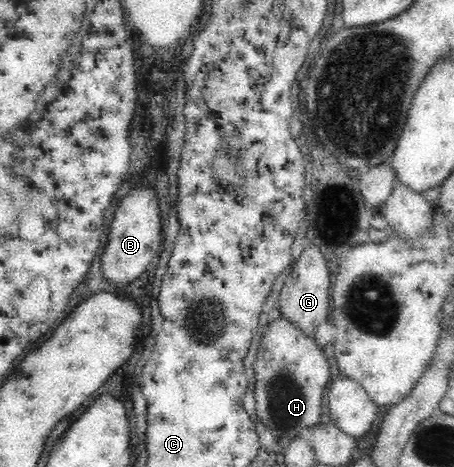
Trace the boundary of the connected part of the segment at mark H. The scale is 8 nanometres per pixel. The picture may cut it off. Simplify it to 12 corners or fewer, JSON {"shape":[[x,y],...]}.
{"shape":[[282,318],[255,362],[257,418],[287,450],[320,424],[329,366]]}

